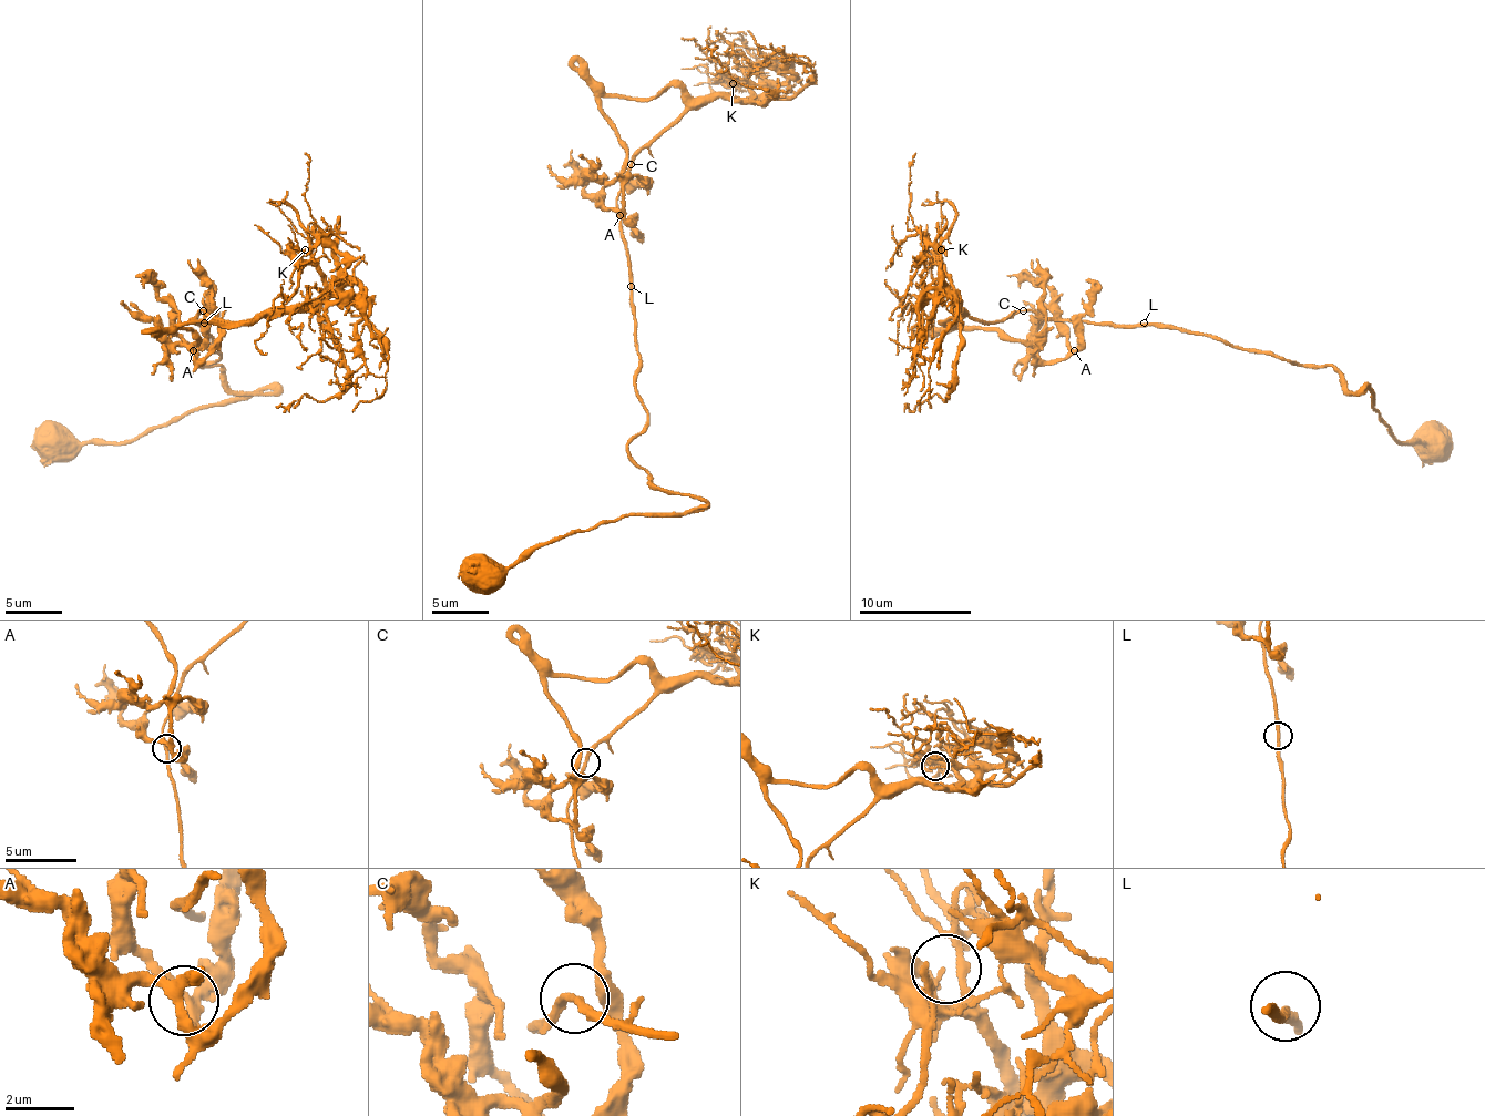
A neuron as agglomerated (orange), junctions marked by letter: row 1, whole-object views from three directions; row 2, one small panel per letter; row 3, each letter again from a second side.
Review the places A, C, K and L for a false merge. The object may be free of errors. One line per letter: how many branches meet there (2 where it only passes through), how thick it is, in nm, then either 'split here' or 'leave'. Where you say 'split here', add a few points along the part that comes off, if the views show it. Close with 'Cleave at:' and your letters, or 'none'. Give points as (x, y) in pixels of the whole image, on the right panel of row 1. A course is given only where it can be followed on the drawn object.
A: 3 branches meet; 280 nm thick; leave
C: 2 branches meet; 180 nm thick; leave
K: 1 branches meet; 160 nm thick; leave
L: 2 branches meet; 240 nm thick; leave
Cleave at: none

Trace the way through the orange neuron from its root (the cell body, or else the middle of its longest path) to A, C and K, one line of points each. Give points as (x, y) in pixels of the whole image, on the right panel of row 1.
A: (1144, 325), (1068, 323), (1032, 311), (992, 323), (944, 323), (1023, 339), (1045, 362), (1074, 350)
C: (1144, 325), (1068, 323), (1023, 311)
K: (1144, 325), (1068, 323), (1032, 311), (972, 319), (955, 306), (941, 249)

